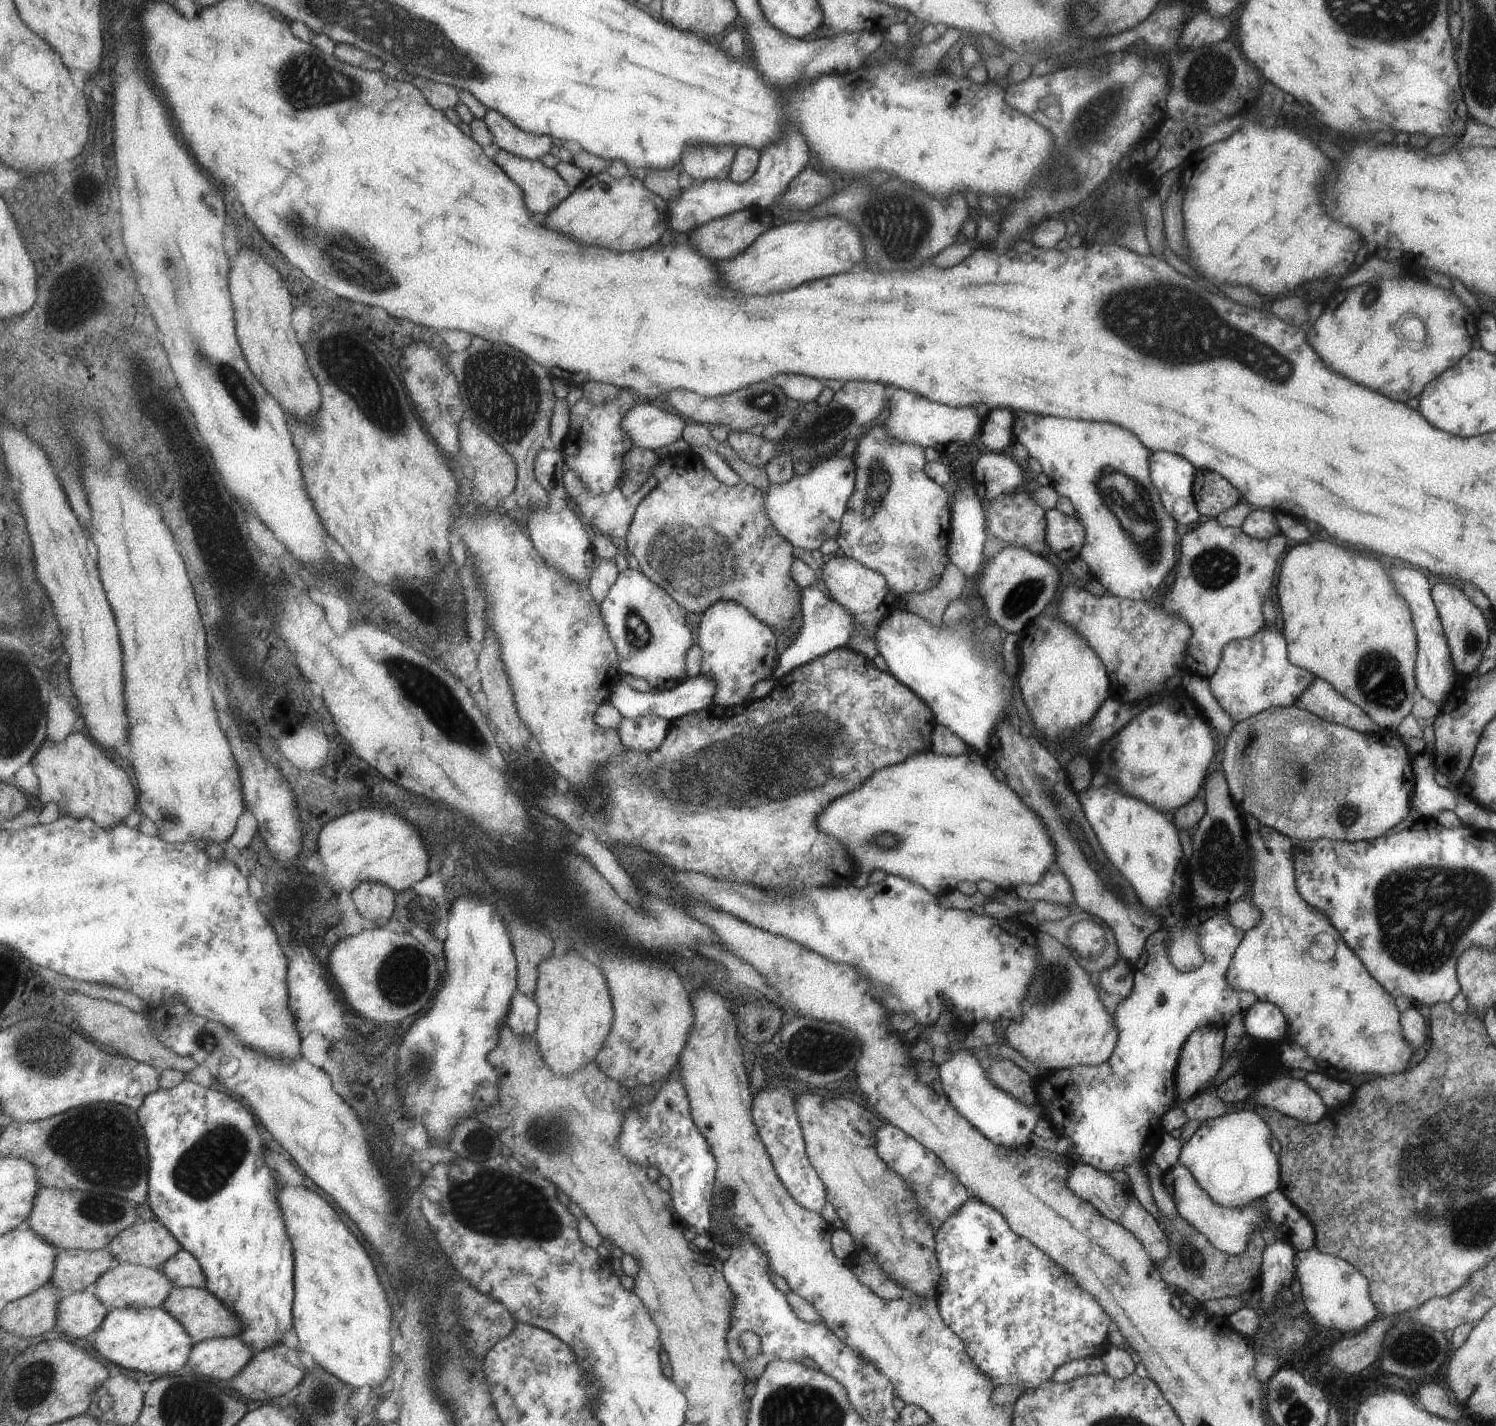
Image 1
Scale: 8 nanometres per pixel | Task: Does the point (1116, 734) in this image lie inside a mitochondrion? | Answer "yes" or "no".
no

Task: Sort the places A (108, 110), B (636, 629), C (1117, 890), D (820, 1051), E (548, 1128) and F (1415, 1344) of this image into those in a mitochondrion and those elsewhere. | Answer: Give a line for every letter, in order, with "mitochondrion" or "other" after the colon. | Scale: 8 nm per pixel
A: other
B: mitochondrion
C: mitochondrion
D: mitochondrion
E: mitochondrion
F: mitochondrion

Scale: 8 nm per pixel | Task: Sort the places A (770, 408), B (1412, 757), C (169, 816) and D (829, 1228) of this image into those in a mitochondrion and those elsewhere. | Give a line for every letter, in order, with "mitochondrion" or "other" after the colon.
A: mitochondrion
B: other
C: mitochondrion
D: other

